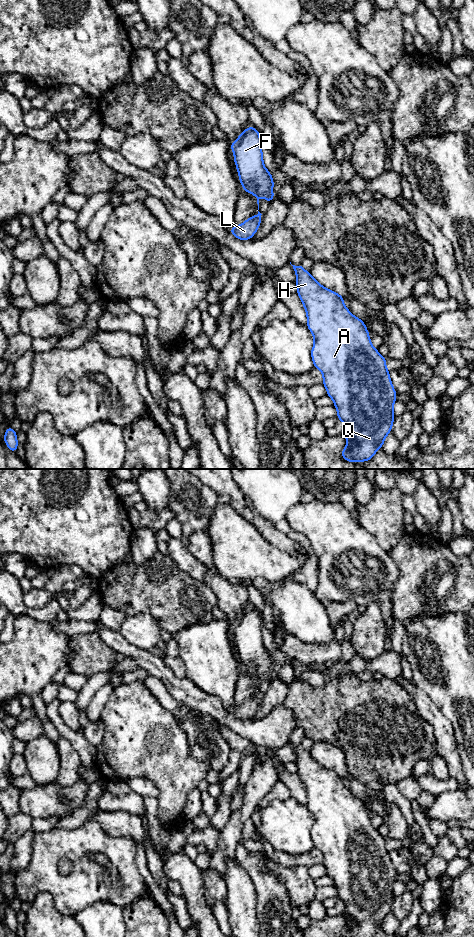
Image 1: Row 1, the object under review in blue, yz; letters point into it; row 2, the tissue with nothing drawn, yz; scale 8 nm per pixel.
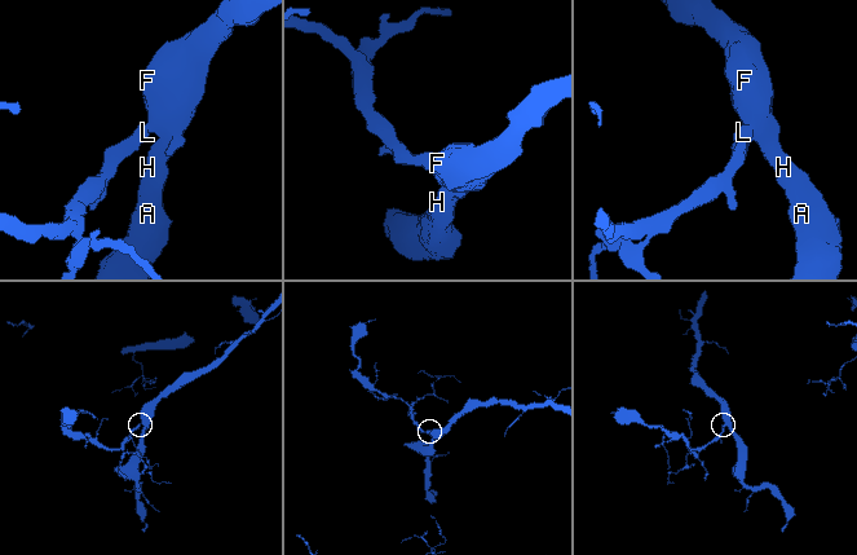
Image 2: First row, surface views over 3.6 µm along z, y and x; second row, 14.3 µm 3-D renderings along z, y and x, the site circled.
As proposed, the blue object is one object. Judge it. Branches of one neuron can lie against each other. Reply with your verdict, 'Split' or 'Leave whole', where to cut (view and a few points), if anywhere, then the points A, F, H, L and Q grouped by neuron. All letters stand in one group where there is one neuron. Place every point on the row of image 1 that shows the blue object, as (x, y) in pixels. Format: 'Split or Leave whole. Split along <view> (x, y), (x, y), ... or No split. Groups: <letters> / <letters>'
Leave whole. No split. Groups: A F H L Q

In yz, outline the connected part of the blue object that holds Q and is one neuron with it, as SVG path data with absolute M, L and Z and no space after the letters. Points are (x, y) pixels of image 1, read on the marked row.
M292 265L297 275L295 284L307 313L307 327L314 336L314 346L311 350L314 367L319 369L323 375L323 385L327 389L327 395L333 399L334 406L338 414L338 420L345 424L342 434L348 441L342 450L343 458L348 462L363 462L370 460L379 448L382 448L385 438L392 430L393 405L397 393L390 381L389 370L386 368L387 359L379 354L377 349L372 346L368 330L364 322L353 316L345 307L343 296L333 290L324 288L312 276L306 272L302 265Z

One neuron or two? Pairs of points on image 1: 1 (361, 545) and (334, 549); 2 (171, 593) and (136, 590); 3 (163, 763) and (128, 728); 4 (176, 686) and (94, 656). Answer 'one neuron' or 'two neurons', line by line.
1: one neuron
2: one neuron
3: one neuron
4: two neurons

